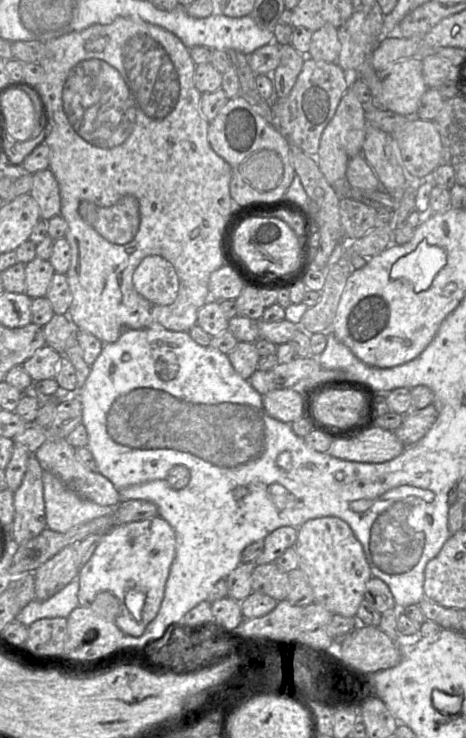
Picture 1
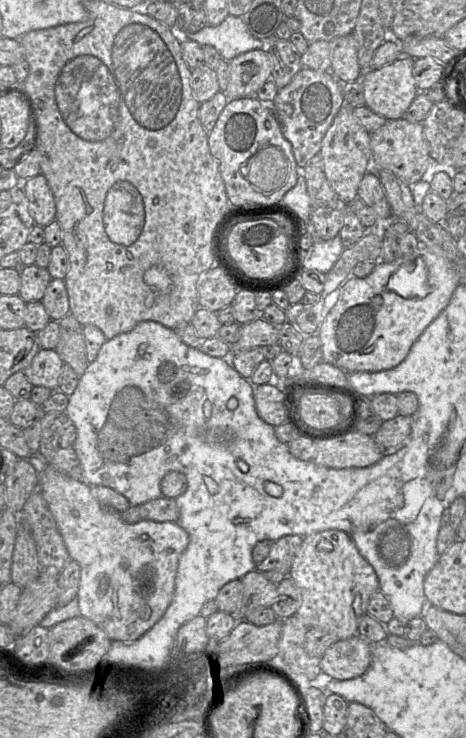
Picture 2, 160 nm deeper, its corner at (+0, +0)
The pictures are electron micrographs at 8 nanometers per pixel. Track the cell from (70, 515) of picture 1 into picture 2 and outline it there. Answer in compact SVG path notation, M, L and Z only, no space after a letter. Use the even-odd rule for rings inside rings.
M49 464L39 476L39 489L70 558L81 568L77 593L80 614L101 627L112 641L140 638L164 615L172 600L179 559L189 544L188 533L177 522L141 520L126 523L119 512L99 503L89 484L67 476Z

